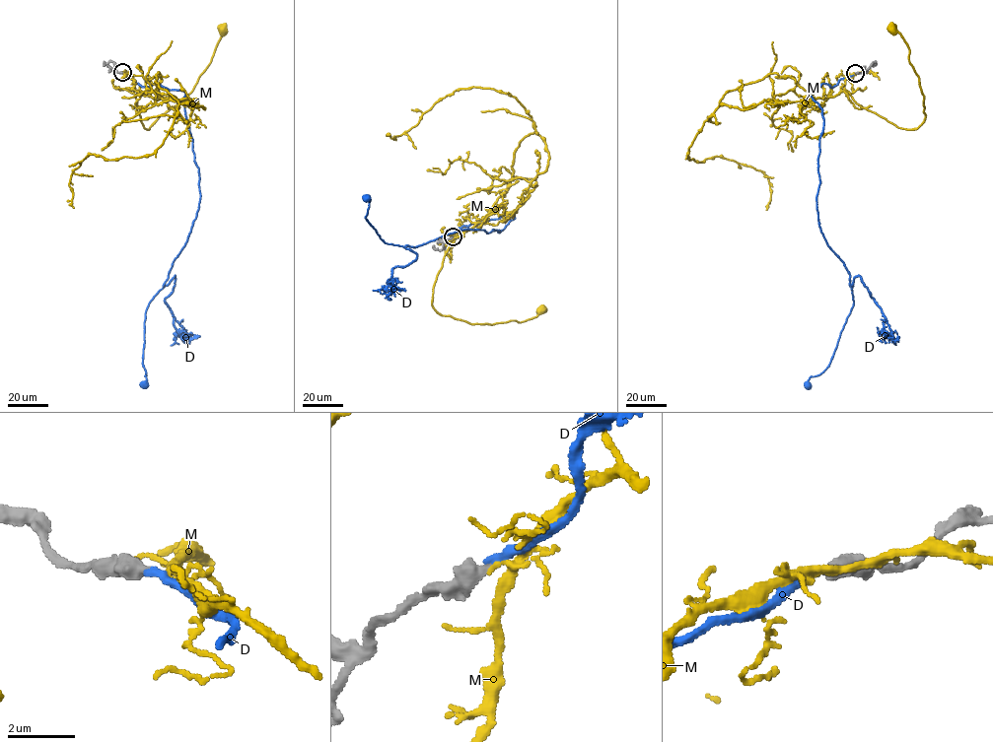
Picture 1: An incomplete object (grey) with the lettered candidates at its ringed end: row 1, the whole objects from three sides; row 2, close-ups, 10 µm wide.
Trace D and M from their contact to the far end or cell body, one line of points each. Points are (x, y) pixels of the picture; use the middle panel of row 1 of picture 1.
D: (453, 236), (462, 226), (515, 218), (499, 233), (465, 229), (404, 247), (385, 242), (367, 221), (366, 199)
M: (453, 237), (463, 232), (449, 247), (437, 276), (435, 310), (471, 323), (493, 324), (524, 321), (540, 310)

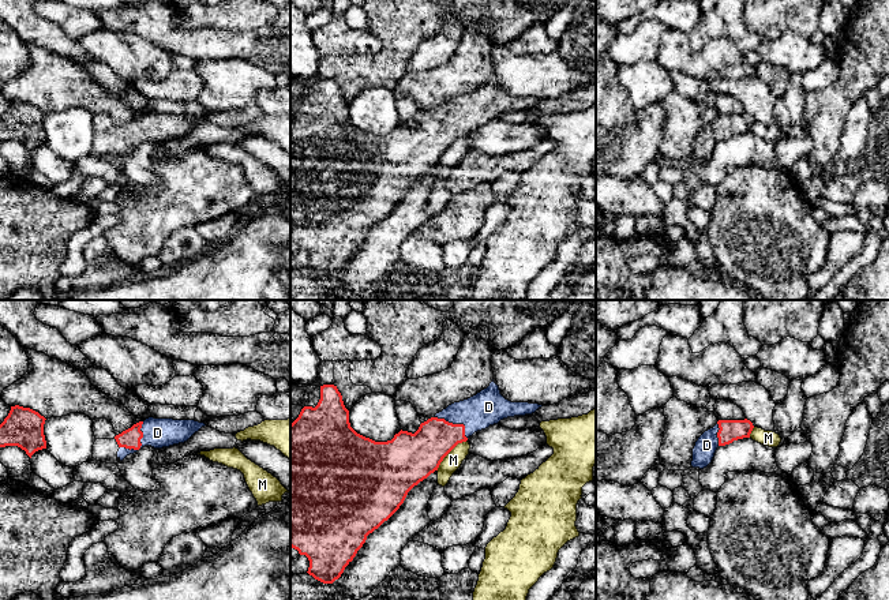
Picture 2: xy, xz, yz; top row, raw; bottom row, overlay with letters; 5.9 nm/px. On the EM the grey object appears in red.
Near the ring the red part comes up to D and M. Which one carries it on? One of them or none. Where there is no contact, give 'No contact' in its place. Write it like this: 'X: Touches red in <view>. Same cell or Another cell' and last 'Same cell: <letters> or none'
D: Touches red in xz. Same cell
M: Touches red in xz. Another cell
Same cell: D

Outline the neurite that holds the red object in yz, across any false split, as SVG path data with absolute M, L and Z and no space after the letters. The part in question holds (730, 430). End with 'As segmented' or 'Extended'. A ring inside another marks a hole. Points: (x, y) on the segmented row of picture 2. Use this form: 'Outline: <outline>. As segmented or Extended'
Outline: M719 420L717 424L705 431L693 449L693 468L706 468L719 446L725 446L734 440L750 438L754 425L750 420Z. Extended

